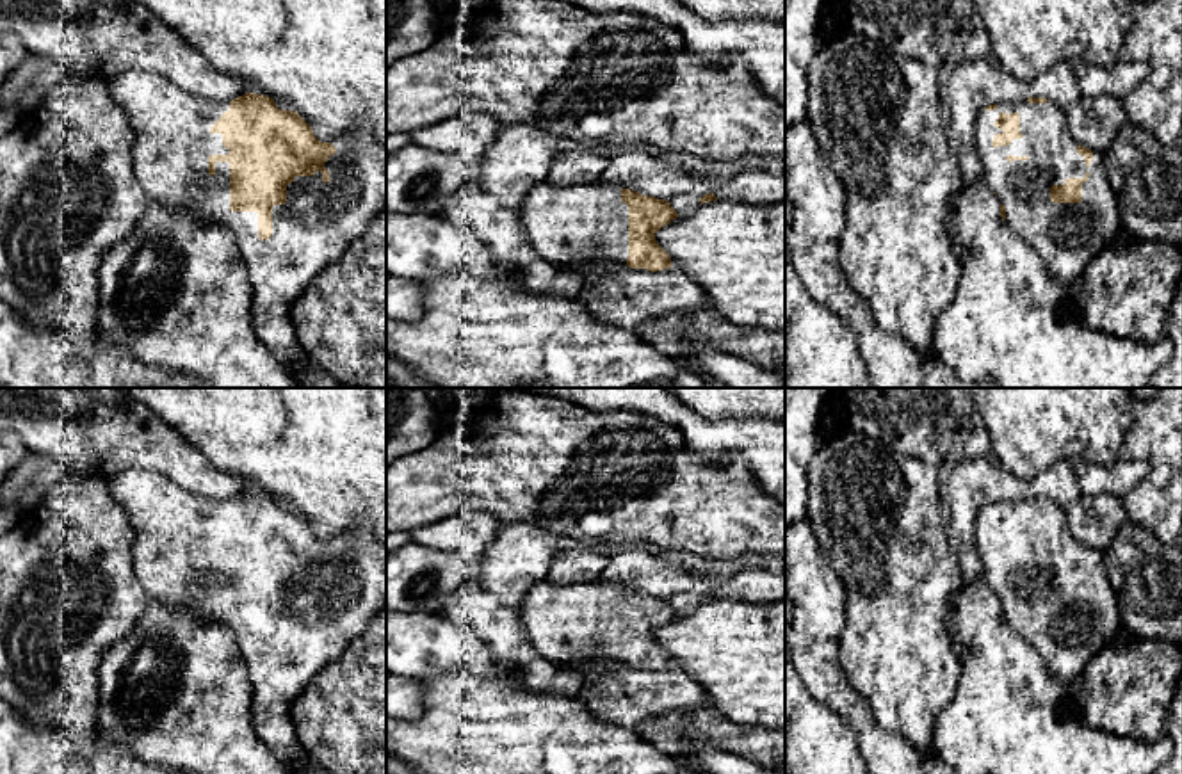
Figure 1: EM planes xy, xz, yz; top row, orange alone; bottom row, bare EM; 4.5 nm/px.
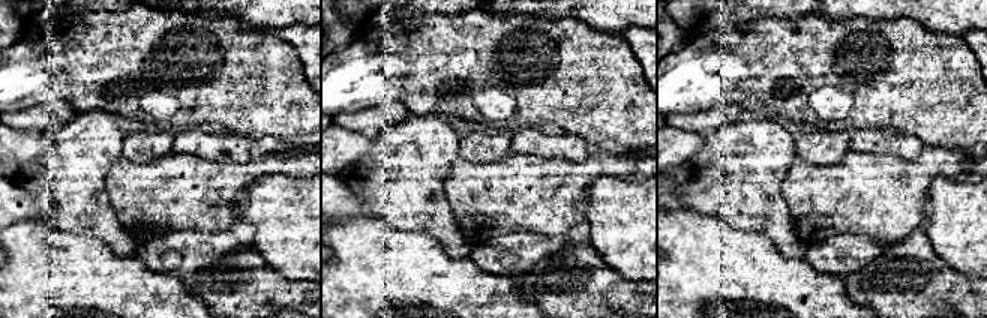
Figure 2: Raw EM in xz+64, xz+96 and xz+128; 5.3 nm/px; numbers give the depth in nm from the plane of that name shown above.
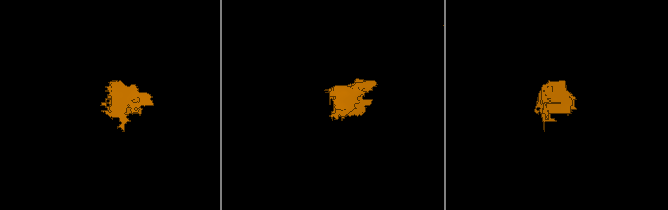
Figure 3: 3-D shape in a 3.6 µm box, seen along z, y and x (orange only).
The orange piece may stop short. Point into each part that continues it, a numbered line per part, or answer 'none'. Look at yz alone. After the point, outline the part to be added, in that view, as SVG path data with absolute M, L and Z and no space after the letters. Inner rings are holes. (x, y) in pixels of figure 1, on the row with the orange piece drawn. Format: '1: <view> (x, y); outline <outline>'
1: yz (1067, 235); outline M1027 98L997 103L995 110L983 109L974 141L983 178L1006 206L1006 226L1041 256L1052 279L1073 286L1121 228L1104 155L1093 153L1088 165L1077 153L1065 110L1054 101L1029 103ZM1000 112L1020 114L1024 137L993 148L993 135L1002 133L993 125ZM1086 174L1081 203L1050 201L1052 185Z

